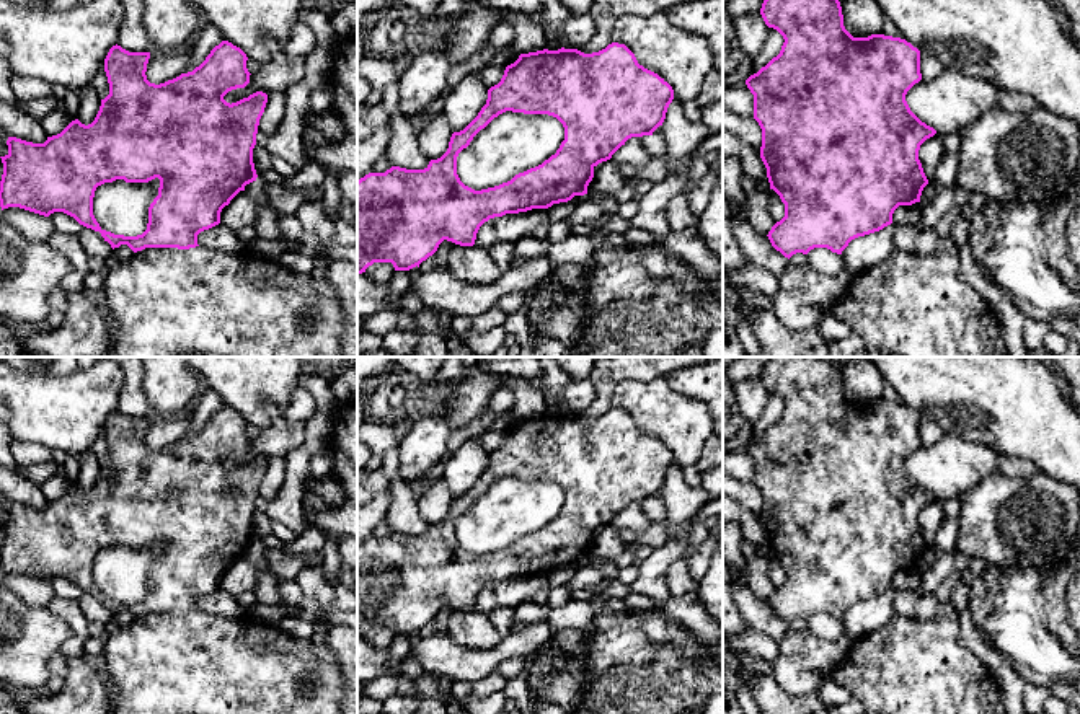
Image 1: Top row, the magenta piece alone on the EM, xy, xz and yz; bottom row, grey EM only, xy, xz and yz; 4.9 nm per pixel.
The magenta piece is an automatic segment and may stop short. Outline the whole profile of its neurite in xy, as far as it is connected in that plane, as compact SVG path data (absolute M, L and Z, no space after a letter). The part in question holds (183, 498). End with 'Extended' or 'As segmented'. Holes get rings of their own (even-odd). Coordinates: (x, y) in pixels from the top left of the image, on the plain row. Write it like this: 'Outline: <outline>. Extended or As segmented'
Outline: M228 406L215 411L206 425L193 437L165 448L155 450L147 445L150 417L129 417L113 411L104 424L104 437L109 448L109 460L101 465L95 486L88 491L78 484L72 486L60 499L47 502L44 509L33 509L8 502L8 518L2 523L3 540L0 546L0 572L20 572L44 582L64 577L80 590L100 597L111 613L127 610L134 618L145 613L196 613L197 600L220 588L220 577L230 566L245 556L245 551L256 546L253 513L259 484L264 478L268 460L256 456L237 468L227 468L224 461L250 448L246 419ZM124 544L126 548L148 548L160 544L158 561L148 572L147 595L137 602L124 602L106 597L93 580L93 562L98 551Z. As segmented

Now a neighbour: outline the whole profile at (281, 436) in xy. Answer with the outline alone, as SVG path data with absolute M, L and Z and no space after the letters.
M268 406L268 409L271 414L269 425L250 440L250 448L245 453L228 456L224 461L227 468L237 468L256 456L266 460L284 458L290 450L303 443L305 424L289 421L284 409L276 406Z

